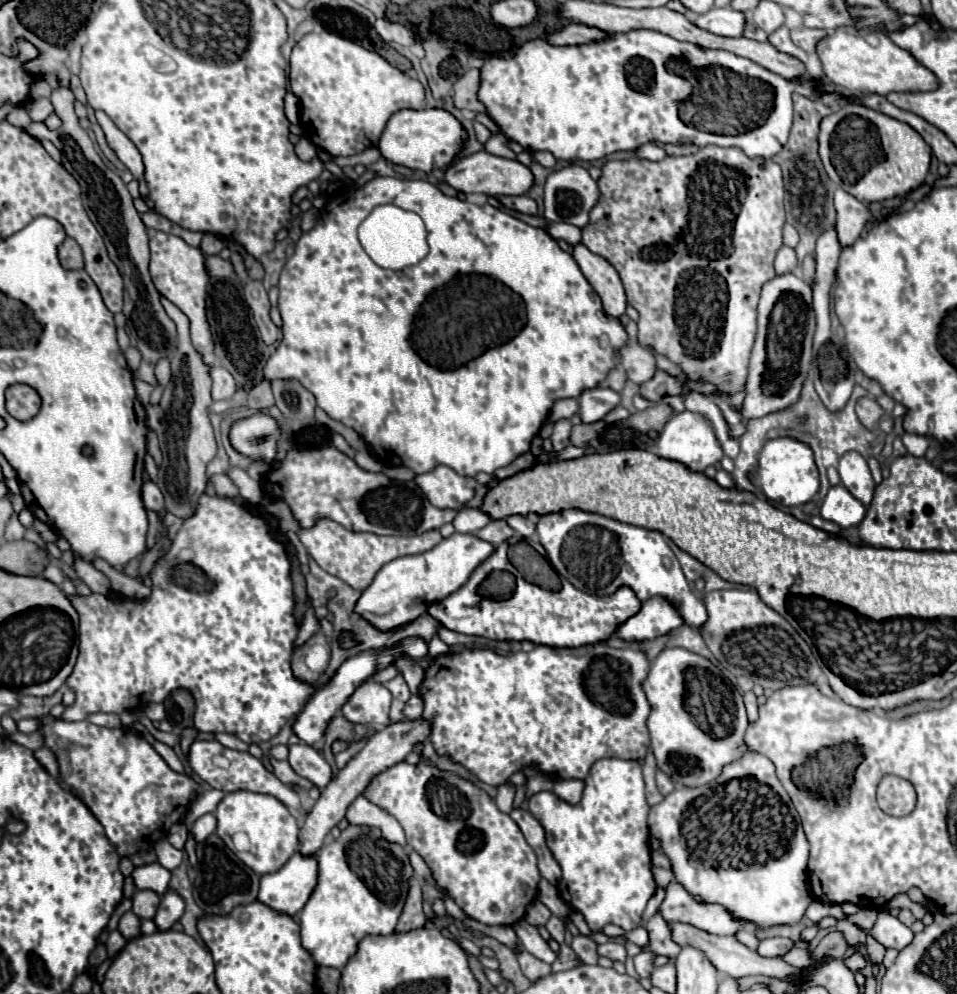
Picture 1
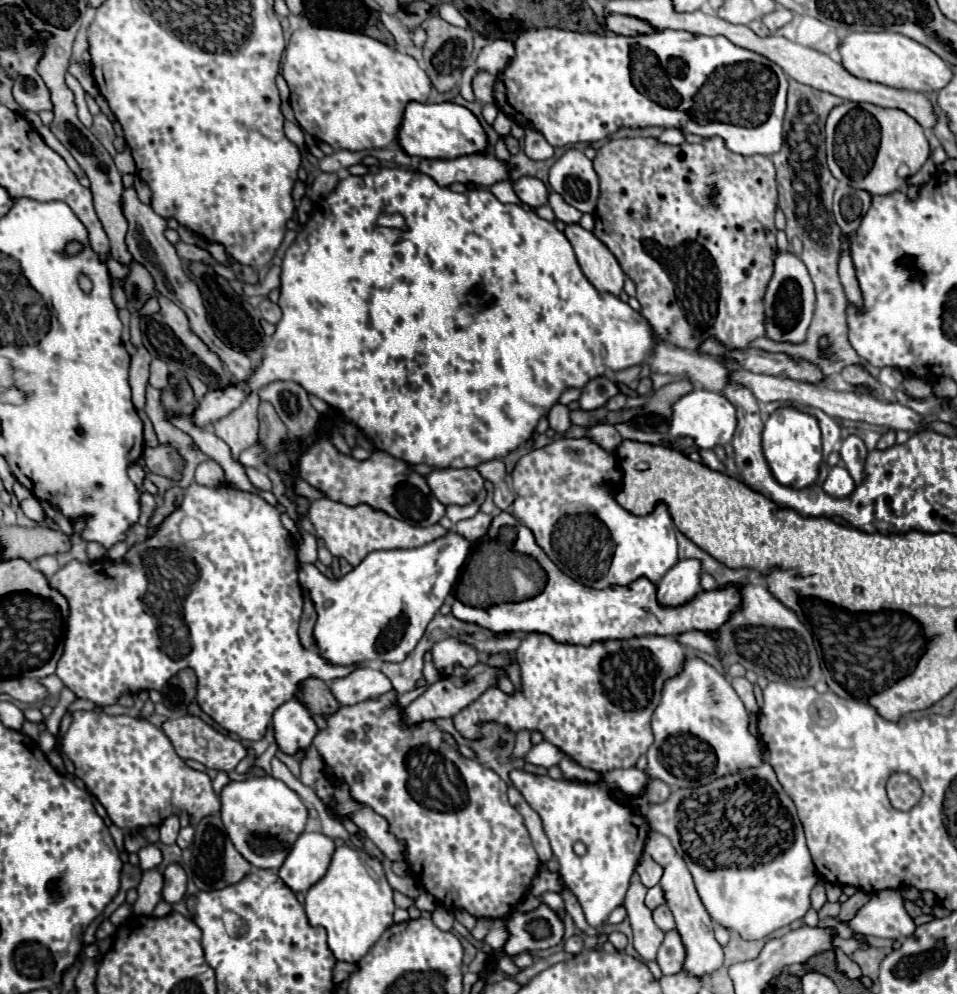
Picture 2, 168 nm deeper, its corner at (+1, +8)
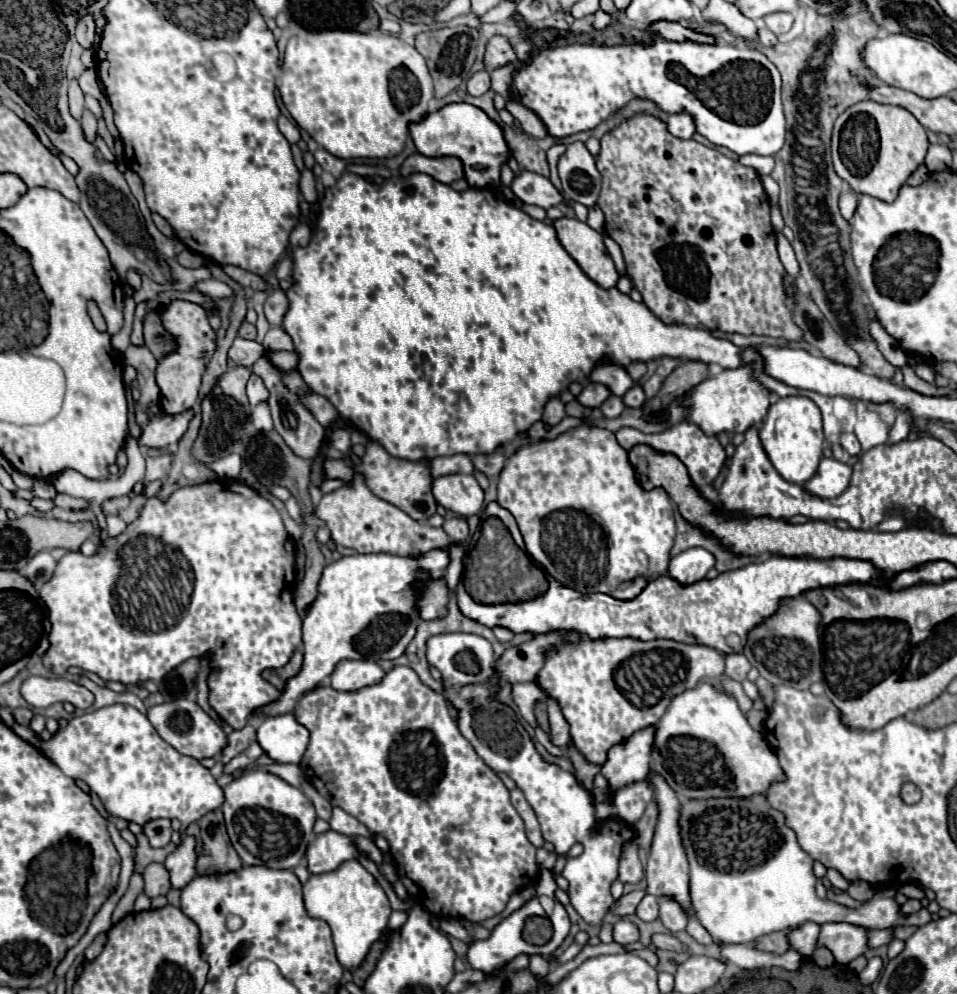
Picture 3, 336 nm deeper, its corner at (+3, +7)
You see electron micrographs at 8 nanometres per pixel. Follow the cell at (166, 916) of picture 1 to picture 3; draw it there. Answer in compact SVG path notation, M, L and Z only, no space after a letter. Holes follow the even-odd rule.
M186 837L178 845L178 849L174 853L170 853L168 859L164 861L164 867L170 873L172 889L182 889L194 879L194 875L196 875L196 871L194 871L194 867L196 867L194 845L196 845L196 839L194 837Z

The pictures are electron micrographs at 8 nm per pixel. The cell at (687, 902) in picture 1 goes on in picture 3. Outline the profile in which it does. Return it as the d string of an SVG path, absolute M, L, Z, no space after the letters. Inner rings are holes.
M636 889L636 891L628 893L628 895L622 895L620 901L614 903L612 913L616 913L616 915L632 915L632 913L636 913L636 907L644 899L644 895L646 895L646 889Z

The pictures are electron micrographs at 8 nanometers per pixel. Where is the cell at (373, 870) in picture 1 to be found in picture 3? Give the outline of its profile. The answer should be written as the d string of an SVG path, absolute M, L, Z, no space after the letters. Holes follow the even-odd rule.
M356 859L342 863L330 873L310 875L304 885L304 907L310 917L324 919L330 925L336 957L344 969L356 969L362 963L370 947L382 937L392 913L384 889Z

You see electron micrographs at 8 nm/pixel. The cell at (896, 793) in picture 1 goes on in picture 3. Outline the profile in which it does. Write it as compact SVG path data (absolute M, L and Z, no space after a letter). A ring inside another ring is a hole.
M906 783L900 791L900 797L904 803L912 805L912 803L918 803L920 801L920 789L914 785L914 783Z

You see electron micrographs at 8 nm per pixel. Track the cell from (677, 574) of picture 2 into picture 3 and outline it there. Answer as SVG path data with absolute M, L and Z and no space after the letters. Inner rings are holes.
M692 547L682 551L670 561L668 575L676 579L680 585L692 585L696 581L702 581L708 573L708 569L714 567L714 557L706 549Z

